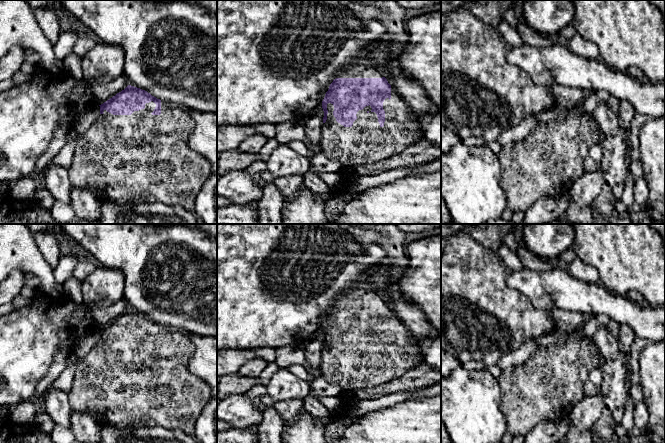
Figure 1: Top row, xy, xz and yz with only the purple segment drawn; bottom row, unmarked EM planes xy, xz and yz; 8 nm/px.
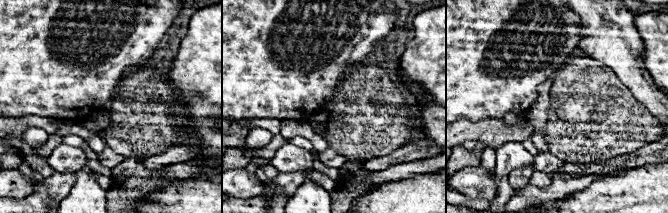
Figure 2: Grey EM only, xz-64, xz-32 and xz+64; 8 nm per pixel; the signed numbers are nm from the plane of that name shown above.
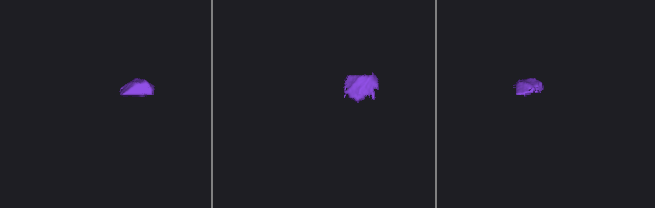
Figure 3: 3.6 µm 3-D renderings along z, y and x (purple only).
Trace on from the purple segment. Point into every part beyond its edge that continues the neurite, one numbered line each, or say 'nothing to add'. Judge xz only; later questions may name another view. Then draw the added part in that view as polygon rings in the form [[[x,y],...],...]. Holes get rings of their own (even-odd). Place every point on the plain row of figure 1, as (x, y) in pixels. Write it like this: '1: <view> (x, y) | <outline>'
1: xz (365, 367) | [[[391,311],[391,322],[383,326],[385,335],[384,350],[381,351],[371,330],[366,330],[356,338],[357,343],[351,351],[344,351],[333,339],[334,330],[327,328],[327,344],[322,348],[319,369],[321,375],[331,384],[337,385],[342,391],[368,390],[375,386],[388,383],[404,376],[408,371],[422,366],[424,355],[419,341],[411,334],[400,318]]]

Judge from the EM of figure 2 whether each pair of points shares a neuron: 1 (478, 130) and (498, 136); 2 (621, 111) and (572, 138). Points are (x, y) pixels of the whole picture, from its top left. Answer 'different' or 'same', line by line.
1: same
2: same

